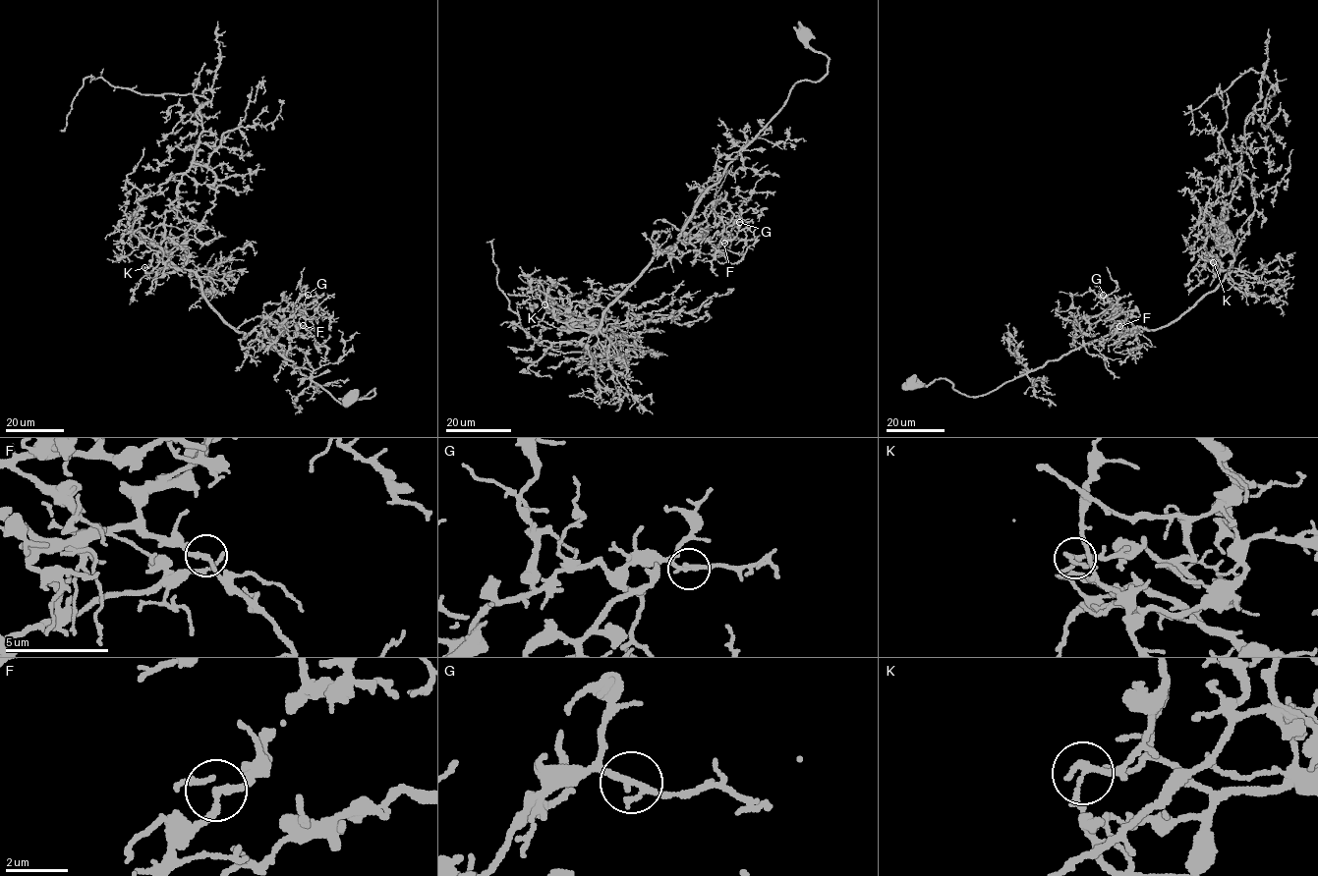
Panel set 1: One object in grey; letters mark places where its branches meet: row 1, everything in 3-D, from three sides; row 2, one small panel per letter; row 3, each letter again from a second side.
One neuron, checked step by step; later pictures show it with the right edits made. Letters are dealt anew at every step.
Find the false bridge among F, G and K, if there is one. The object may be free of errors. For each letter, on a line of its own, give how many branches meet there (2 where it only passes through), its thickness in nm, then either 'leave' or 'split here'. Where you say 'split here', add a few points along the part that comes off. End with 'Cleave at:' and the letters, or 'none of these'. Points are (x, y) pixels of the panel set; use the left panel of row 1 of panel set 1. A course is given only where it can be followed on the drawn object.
F: 2 | 220 nm | leave
G: 2 | 220 nm | leave
K: 2 | 220 nm | split here | (145, 267), (202, 131), (199, 103), (192, 94), (140, 94), (86, 77), (60, 131)
Cleave at: K

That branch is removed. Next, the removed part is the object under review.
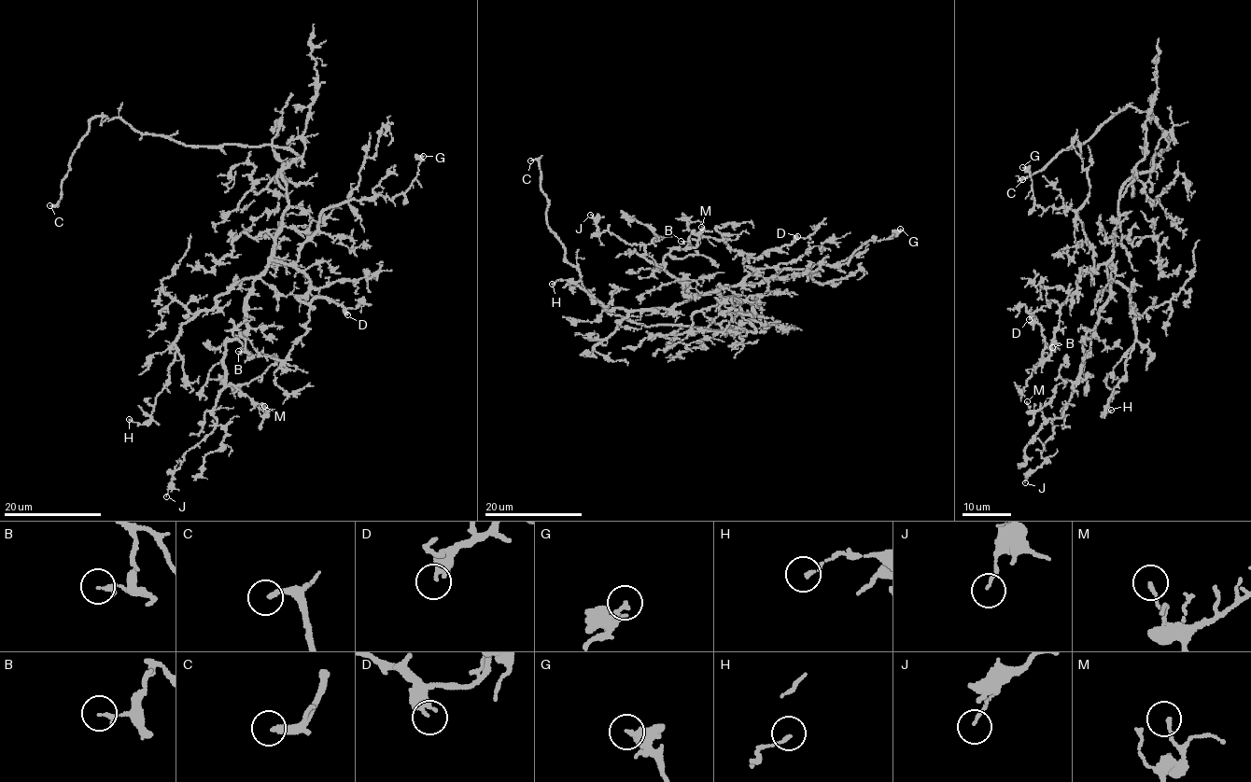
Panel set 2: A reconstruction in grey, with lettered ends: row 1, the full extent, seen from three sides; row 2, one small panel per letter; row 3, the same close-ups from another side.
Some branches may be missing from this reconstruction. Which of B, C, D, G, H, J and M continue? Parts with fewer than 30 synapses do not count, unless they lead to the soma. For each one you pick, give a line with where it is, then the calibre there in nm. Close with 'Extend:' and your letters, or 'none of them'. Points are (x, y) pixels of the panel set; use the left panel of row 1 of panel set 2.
C: Place: (49, 205). Thickness 220 nm
D: Place: (347, 314). Thickness 400 nm
Extend: C, D

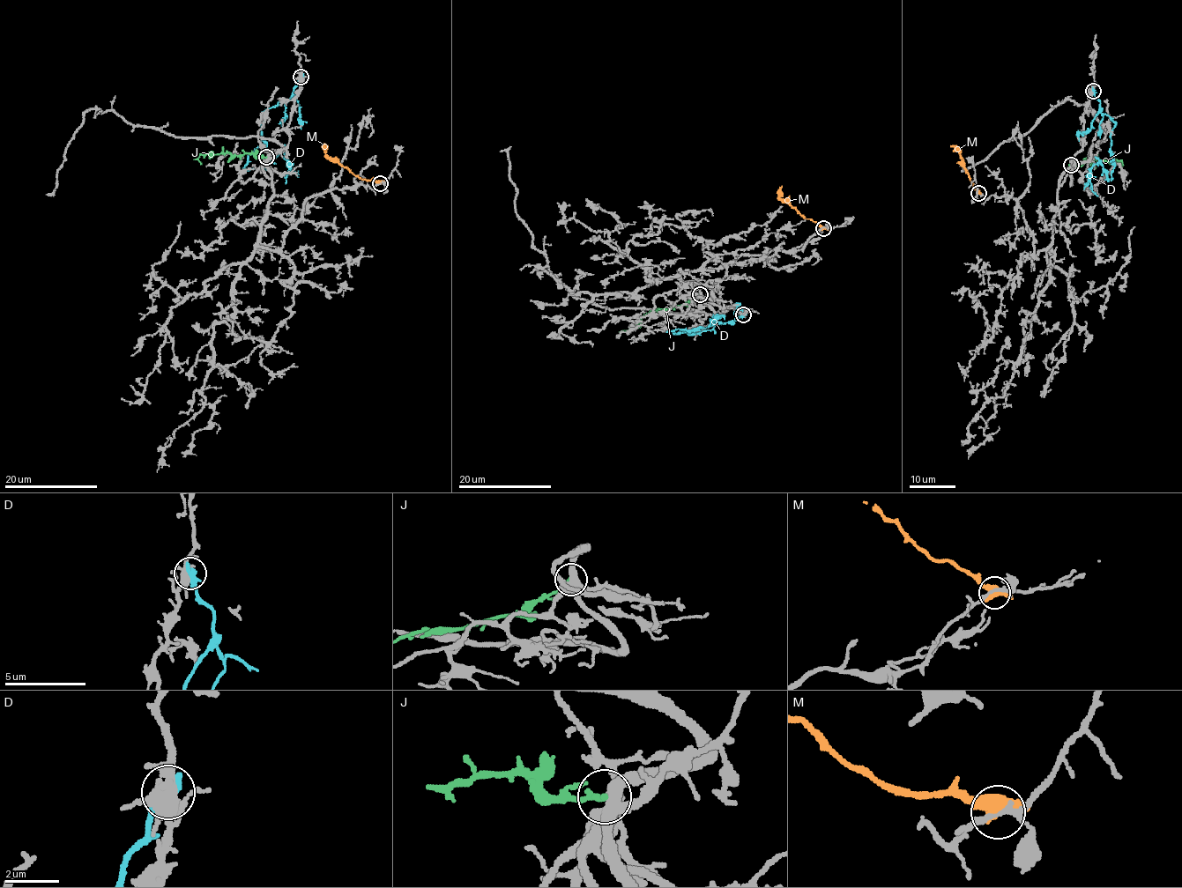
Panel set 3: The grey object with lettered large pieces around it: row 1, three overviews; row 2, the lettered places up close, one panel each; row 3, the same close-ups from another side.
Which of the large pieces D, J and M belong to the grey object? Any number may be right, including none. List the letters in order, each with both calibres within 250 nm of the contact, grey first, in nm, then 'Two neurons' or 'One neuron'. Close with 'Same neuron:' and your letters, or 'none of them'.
D: Thickness 440 nm (grey) against 440 nm. Two neurons
J: Thickness 460 nm (grey) against 240 nm. Two neurons
M: Thickness 180 nm (grey) against 650 nm. Two neurons
Same neuron: none of them

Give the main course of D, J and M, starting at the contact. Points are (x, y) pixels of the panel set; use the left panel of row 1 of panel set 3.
D: (301, 77), (287, 100), (263, 113), (264, 144), (249, 155), (244, 167), (263, 167), (285, 151), (286, 183)
J: (266, 158), (252, 153), (202, 153), (198, 158), (201, 164)
M: (381, 182), (360, 179), (325, 153), (324, 144)

